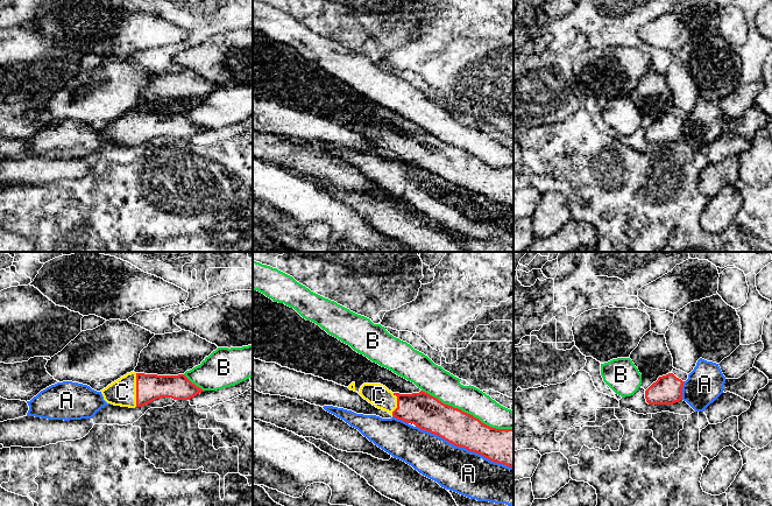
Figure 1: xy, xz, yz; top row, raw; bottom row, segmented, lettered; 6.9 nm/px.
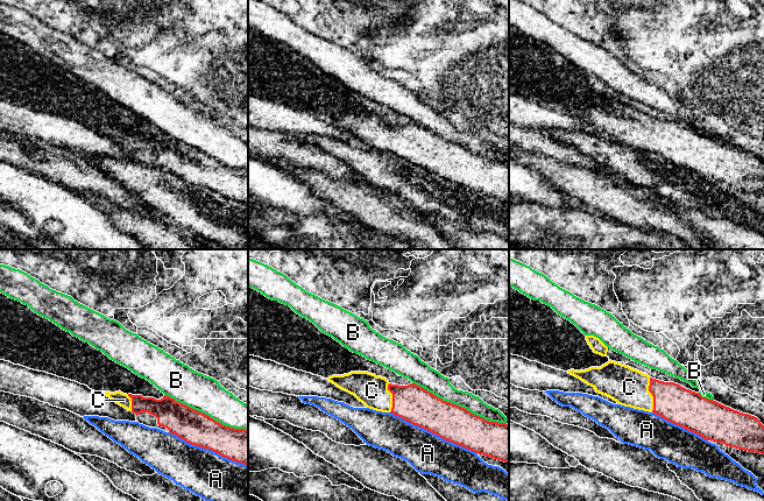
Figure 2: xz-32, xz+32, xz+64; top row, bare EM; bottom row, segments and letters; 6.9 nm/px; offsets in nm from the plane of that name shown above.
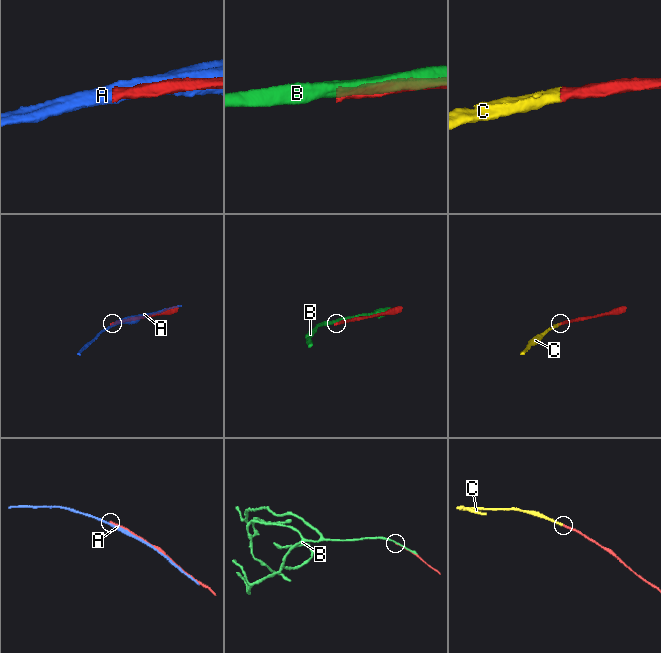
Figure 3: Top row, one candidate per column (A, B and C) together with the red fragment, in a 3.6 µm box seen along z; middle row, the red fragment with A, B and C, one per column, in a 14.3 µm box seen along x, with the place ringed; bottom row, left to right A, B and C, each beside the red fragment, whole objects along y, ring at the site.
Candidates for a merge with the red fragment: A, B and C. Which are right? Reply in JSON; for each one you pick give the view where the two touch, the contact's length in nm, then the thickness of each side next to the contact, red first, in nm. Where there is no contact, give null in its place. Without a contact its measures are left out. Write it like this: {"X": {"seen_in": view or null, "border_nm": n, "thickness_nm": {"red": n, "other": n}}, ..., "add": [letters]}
{"C": {"seen_in": "xy", "border_nm": 240, "thickness_nm": {"red": 190, "other": 190}}, "add": ["C"]}

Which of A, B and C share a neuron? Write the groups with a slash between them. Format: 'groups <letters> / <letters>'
groups A / B / C

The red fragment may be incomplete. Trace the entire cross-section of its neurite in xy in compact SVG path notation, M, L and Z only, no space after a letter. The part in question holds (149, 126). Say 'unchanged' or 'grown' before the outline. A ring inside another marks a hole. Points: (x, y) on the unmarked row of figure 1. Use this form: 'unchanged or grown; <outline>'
grown; M130 111L100 131L107 142L135 147L161 136L189 139L204 129L184 113L157 114Z

